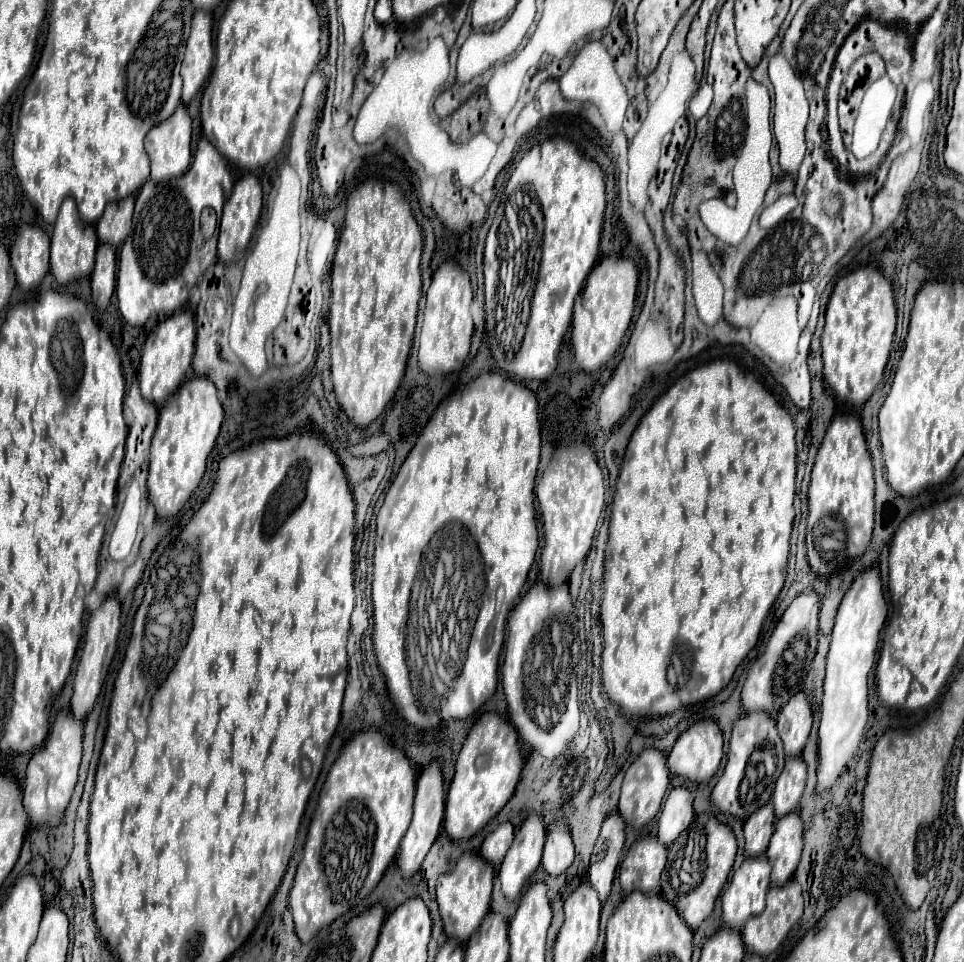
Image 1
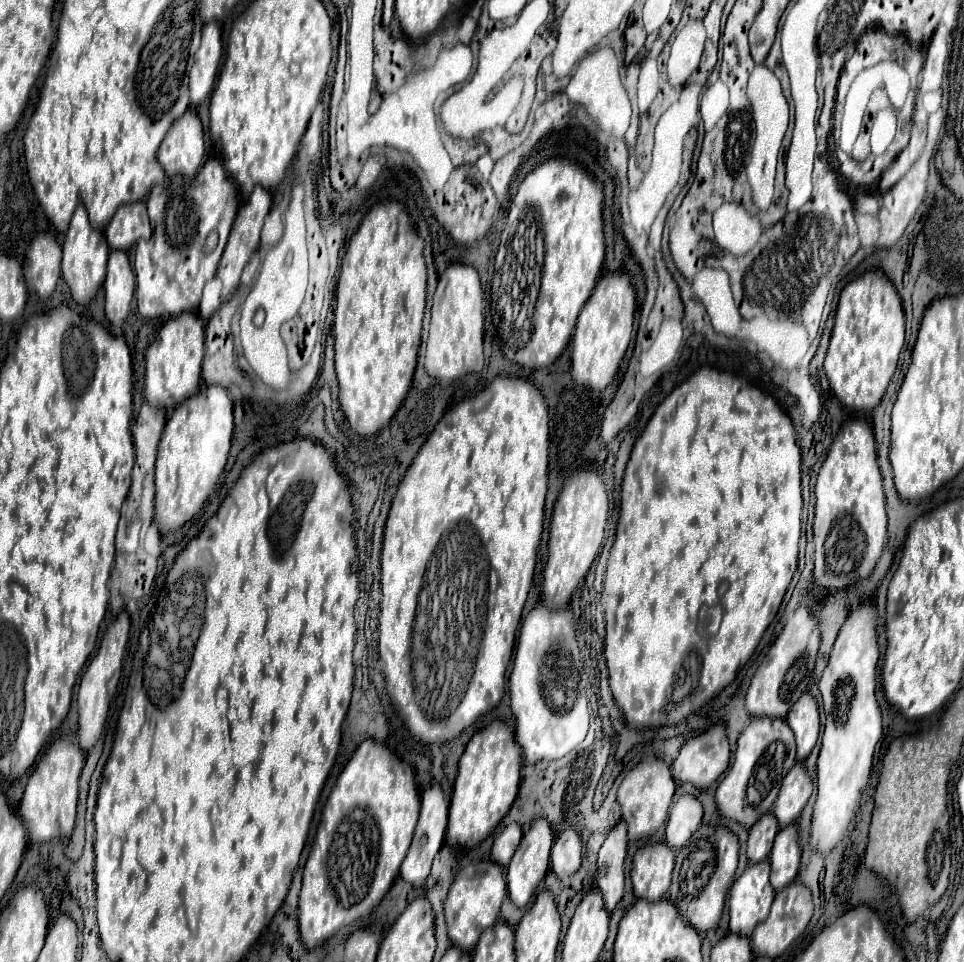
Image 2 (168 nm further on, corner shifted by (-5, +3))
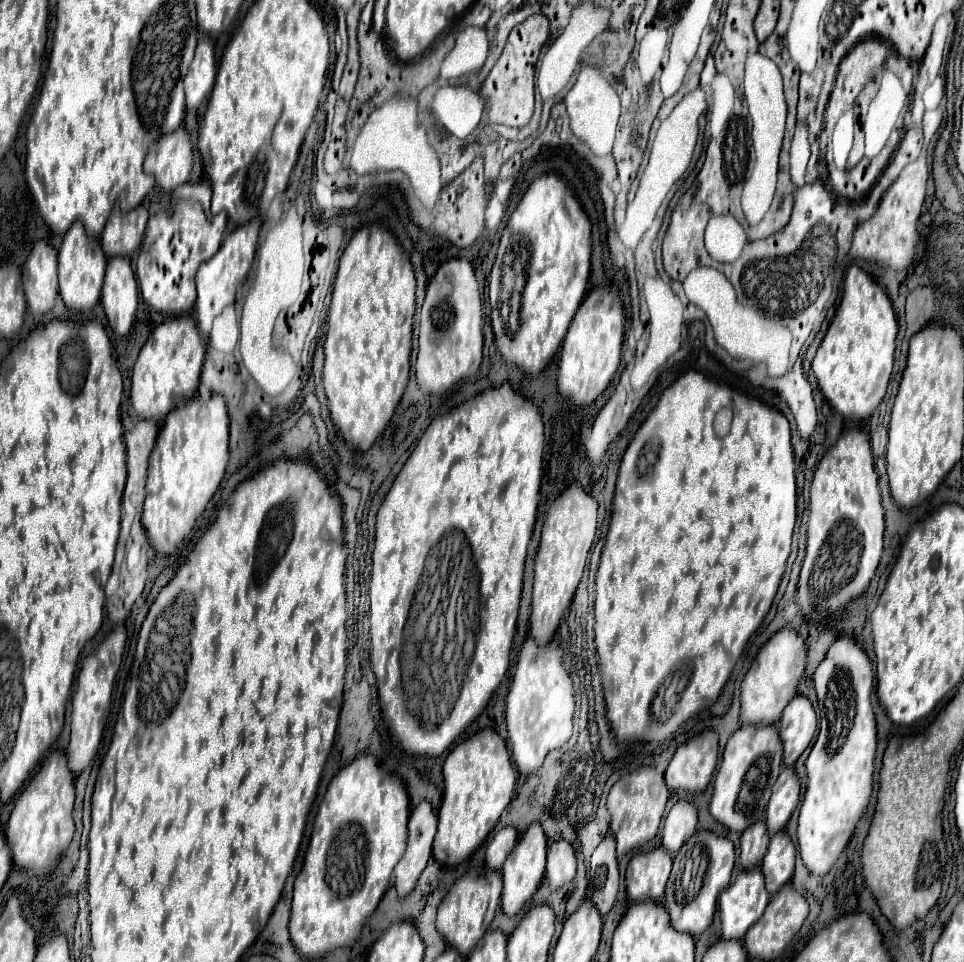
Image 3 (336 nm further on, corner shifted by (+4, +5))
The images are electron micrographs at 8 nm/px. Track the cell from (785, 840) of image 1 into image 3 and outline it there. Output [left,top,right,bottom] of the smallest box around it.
[761,831,795,895]

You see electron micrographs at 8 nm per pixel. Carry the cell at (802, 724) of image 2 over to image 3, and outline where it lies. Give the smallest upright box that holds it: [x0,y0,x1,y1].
[779,695,817,767]

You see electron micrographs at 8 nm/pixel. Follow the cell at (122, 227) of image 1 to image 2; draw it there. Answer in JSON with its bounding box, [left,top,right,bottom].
[104,201,150,249]

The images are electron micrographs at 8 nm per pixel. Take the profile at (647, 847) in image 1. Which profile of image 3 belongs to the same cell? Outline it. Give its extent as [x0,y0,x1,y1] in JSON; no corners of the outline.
[625,847,673,901]

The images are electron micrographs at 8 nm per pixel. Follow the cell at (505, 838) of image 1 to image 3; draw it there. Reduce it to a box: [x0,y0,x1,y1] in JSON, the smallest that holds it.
[485,827,517,869]

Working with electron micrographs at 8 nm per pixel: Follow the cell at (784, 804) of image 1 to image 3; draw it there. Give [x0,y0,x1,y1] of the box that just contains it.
[767,769,799,835]

